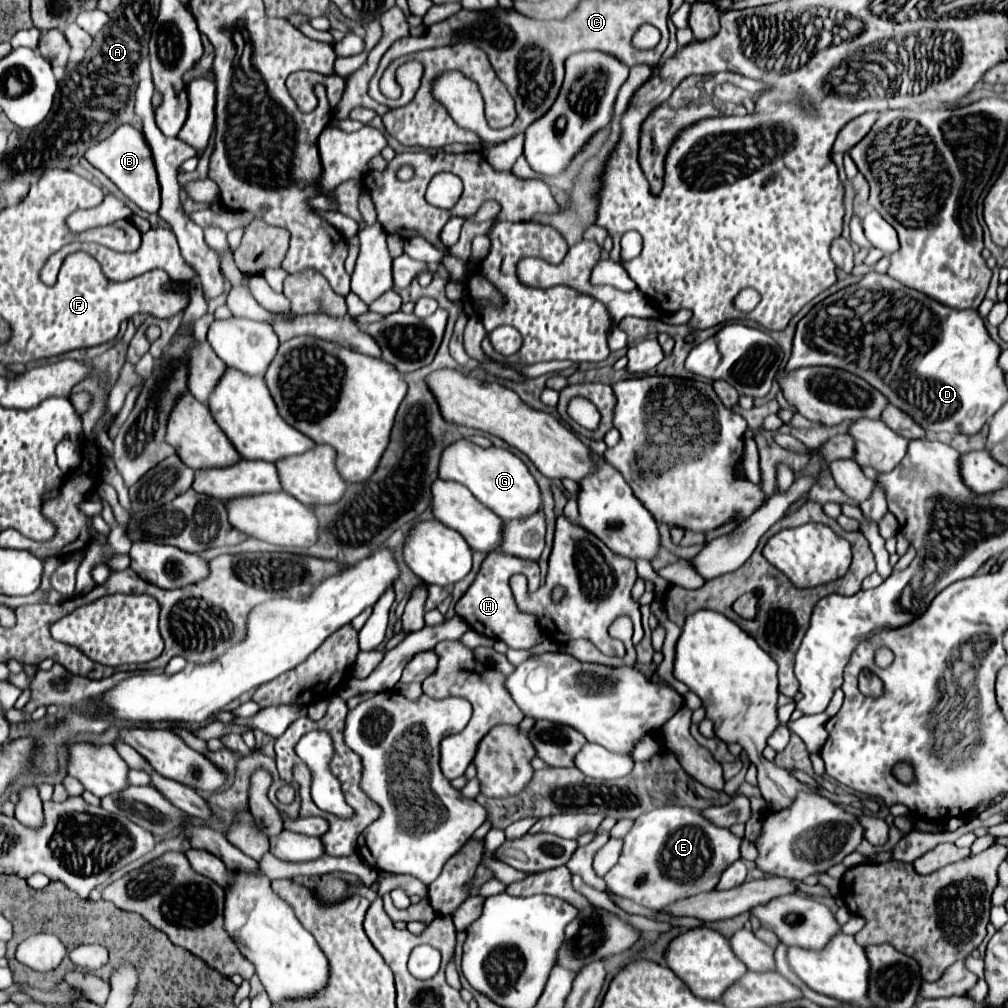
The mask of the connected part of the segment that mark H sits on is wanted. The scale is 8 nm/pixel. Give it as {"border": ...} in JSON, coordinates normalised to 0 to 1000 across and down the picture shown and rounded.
{"border":[[[496,547],[484,549],[476,561],[476,566],[464,586],[452,598],[452,610],[456,610],[472,628],[482,630],[486,634],[500,636],[506,644],[526,644],[540,634],[540,628],[530,610],[518,608],[512,602],[506,584],[506,572],[518,568],[524,574],[524,586],[532,586],[536,582],[536,563],[532,557],[516,555],[510,551],[500,551]]]}

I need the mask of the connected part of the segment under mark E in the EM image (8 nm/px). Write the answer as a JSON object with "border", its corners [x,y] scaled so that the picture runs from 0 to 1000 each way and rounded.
{"border":[[[659,801],[631,813],[627,824],[619,830],[613,856],[599,868],[599,874],[611,888],[645,902],[657,902],[667,894],[706,884],[716,864],[730,852],[734,852],[734,832],[722,822],[706,818],[690,803]]]}

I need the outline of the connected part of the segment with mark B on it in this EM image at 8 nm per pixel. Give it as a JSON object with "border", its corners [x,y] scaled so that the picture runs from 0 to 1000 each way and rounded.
{"border":[[[119,124],[115,132],[111,132],[107,138],[99,140],[97,144],[89,146],[83,156],[89,164],[93,164],[97,170],[101,170],[129,199],[133,199],[139,207],[147,211],[155,211],[159,207],[159,184],[155,176],[153,156],[149,146],[145,144],[143,134],[133,128],[131,124]]]}

